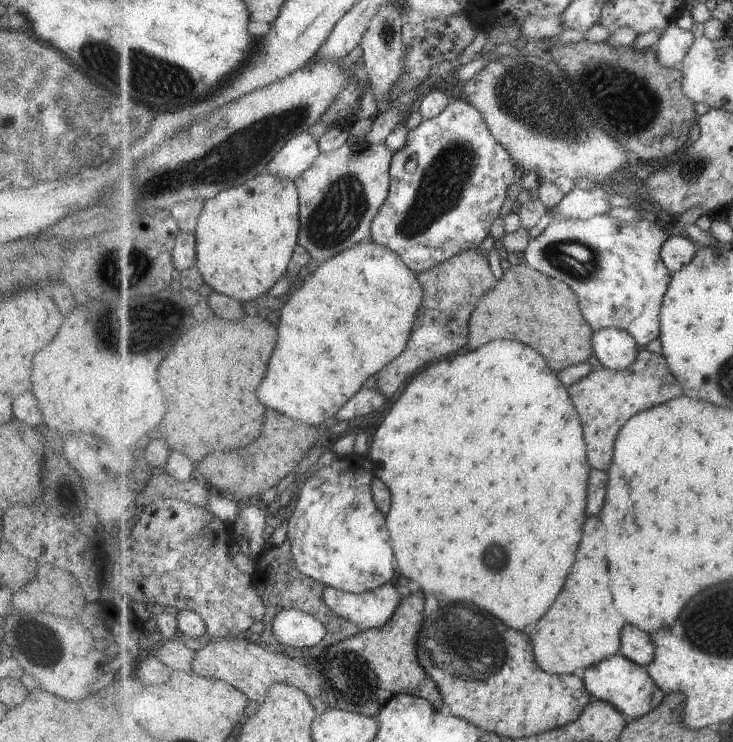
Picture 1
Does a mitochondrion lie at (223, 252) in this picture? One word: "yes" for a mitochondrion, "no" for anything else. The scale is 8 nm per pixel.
no

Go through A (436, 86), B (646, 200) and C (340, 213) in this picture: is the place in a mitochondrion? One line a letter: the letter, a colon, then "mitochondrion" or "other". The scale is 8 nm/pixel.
A: other
B: other
C: mitochondrion

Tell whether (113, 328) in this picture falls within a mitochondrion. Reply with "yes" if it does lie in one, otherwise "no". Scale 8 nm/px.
yes

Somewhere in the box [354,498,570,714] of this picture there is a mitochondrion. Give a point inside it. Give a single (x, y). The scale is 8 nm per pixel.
(464, 646)

